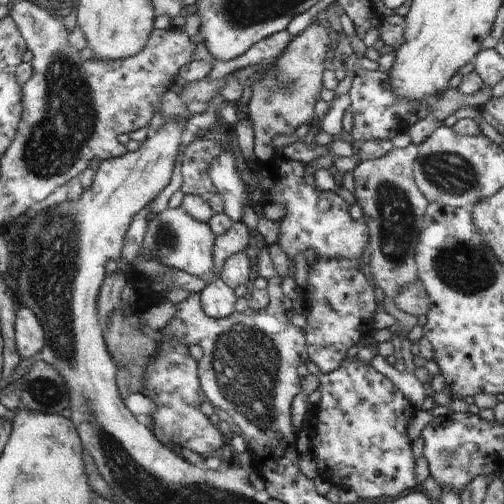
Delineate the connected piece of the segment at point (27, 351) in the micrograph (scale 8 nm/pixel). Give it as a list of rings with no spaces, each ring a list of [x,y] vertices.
[[[23,307],[15,312],[16,352],[22,360],[28,360],[44,348],[44,329],[31,308]]]

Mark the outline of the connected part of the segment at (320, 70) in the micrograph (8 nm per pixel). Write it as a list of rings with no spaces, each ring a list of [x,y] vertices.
[[[314,20],[296,37],[292,37],[286,50],[266,68],[262,80],[252,84],[252,97],[247,104],[248,122],[254,128],[254,152],[258,162],[269,159],[269,150],[274,138],[296,133],[296,129],[310,124],[316,116],[314,106],[320,100],[323,74],[329,65],[326,54],[330,50],[328,30]]]

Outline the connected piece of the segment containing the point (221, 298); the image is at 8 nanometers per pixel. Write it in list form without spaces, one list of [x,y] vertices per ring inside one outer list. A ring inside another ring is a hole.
[[[215,277],[200,292],[199,300],[204,312],[215,319],[222,319],[234,312],[237,300],[234,289],[220,277]]]

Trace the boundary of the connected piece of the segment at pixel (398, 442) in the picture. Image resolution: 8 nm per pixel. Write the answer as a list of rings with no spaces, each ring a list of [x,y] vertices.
[[[357,355],[345,358],[334,372],[320,374],[318,380],[321,399],[310,415],[309,427],[316,431],[311,439],[310,453],[316,461],[319,476],[336,487],[354,490],[360,499],[392,498],[404,490],[412,490],[418,484],[414,472],[416,460],[406,430],[416,409],[406,400],[402,390],[390,378],[374,370],[370,362],[359,360]]]

